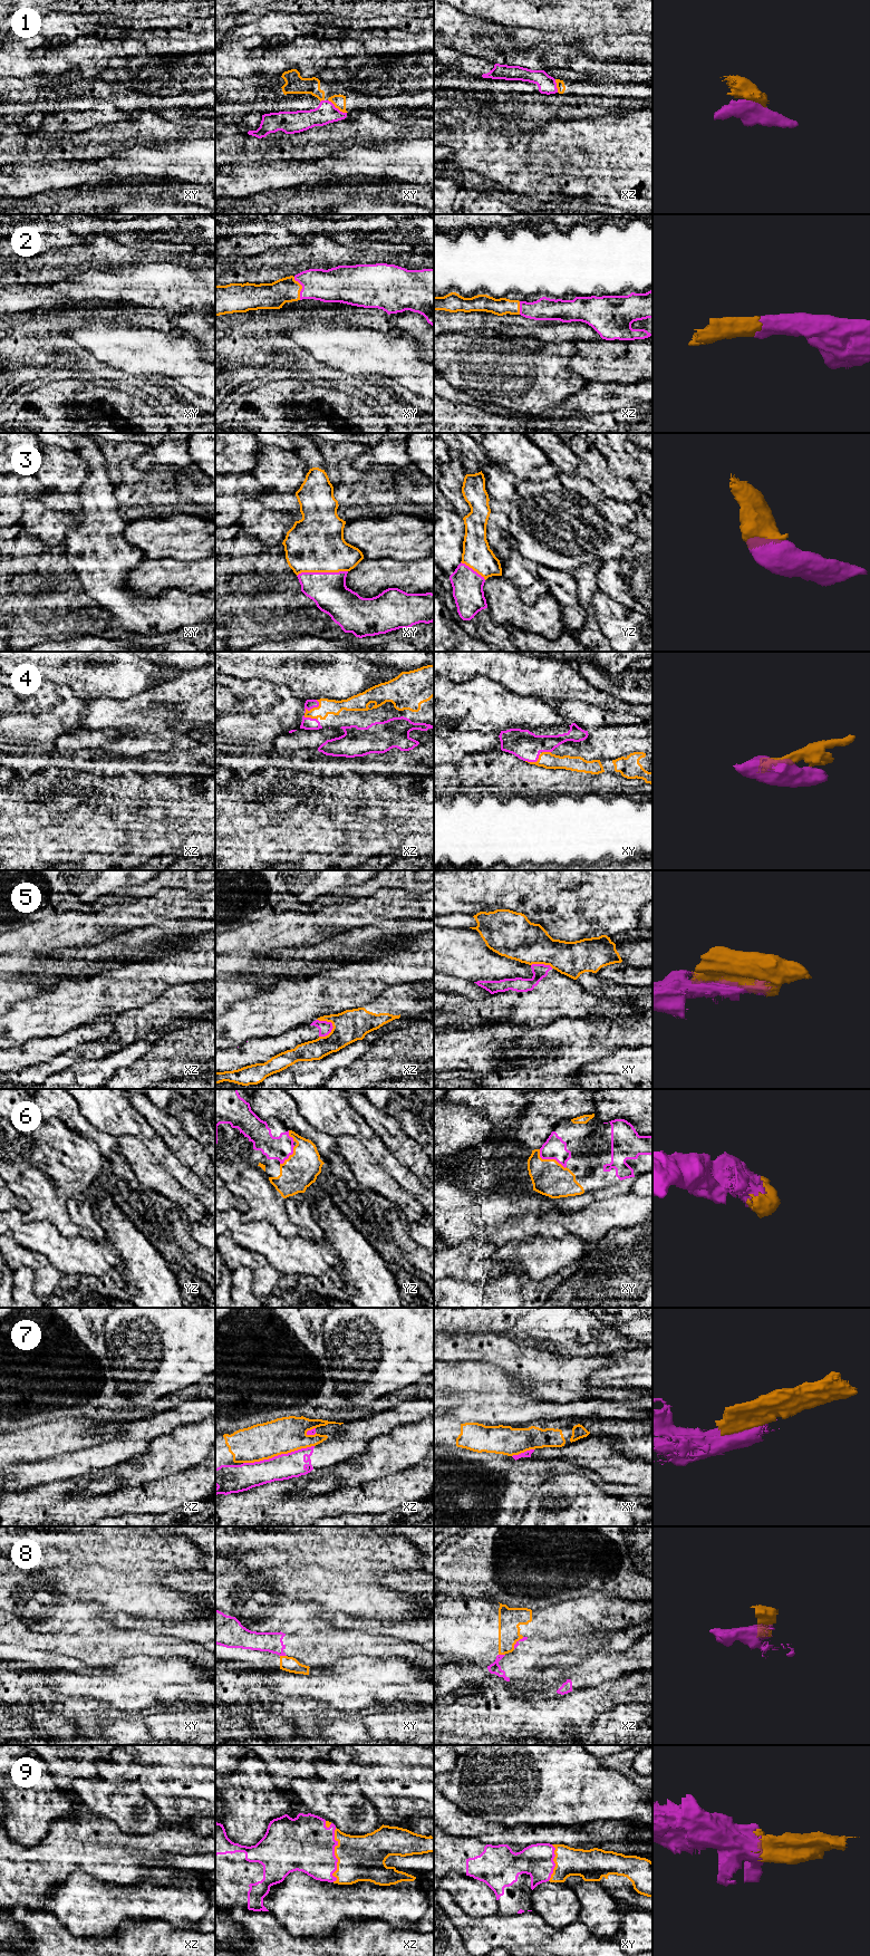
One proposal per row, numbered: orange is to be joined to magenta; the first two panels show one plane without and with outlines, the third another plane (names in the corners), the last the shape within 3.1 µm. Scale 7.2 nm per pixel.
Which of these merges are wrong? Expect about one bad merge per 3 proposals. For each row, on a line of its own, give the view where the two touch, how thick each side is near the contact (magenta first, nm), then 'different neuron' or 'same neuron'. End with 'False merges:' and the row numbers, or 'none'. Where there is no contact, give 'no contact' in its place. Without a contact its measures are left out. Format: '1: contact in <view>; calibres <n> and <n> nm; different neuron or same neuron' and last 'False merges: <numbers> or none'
1: contact in xy; calibres 150 and 100 nm; different neuron
2: contact in xy; calibres 260 and 190 nm; same neuron
3: contact in xy; calibres 260 and 400 nm; same neuron
4: contact in xz; calibres 70 and 110 nm; same neuron
5: contact in xz; calibres 100 and 220 nm; different neuron
6: contact in xy; calibres 160 and 260 nm; same neuron
7: contact in xz; calibres 190 and 260 nm; different neuron
8: contact in xy; calibres 140 and 110 nm; different neuron
9: contact in xz; calibres 400 and 340 nm; same neuron
False merges: 1, 5, 7, 8

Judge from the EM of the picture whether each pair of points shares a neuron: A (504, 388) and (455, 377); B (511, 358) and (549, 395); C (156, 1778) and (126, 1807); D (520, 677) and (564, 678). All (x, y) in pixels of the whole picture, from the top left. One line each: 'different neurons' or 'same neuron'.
A: same neuron
B: same neuron
C: different neurons
D: same neuron

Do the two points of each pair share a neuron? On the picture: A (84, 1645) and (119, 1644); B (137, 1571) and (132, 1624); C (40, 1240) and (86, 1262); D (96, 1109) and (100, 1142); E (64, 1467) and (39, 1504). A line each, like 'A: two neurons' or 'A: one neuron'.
A: one neuron
B: two neurons
C: one neuron
D: two neurons
E: two neurons

